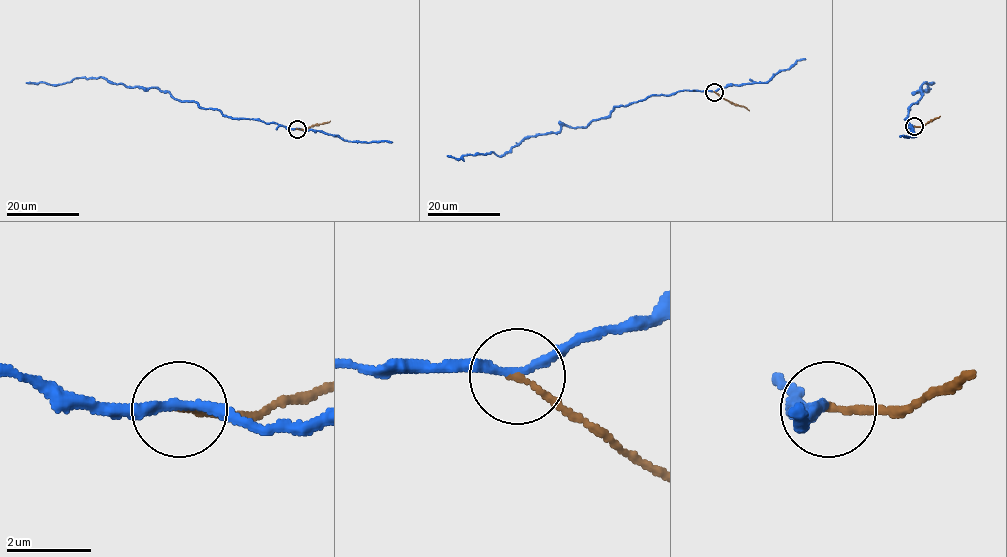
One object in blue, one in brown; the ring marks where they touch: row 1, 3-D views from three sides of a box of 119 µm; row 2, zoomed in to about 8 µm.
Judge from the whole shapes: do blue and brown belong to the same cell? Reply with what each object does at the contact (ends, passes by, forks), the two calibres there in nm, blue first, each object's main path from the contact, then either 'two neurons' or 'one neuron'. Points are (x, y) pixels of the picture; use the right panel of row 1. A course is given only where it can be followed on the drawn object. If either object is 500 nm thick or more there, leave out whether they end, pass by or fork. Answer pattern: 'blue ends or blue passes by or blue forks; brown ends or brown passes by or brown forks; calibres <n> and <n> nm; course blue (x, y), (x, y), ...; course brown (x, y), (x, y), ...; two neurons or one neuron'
blue passes by; brown ends; calibres 200 and 160 nm; course blue (913, 126), (904, 119), (922, 94), (916, 91), (921, 92), (924, 83), (933, 82), (928, 91), (922, 90); course brown (914, 127), (940, 116); two neurons

